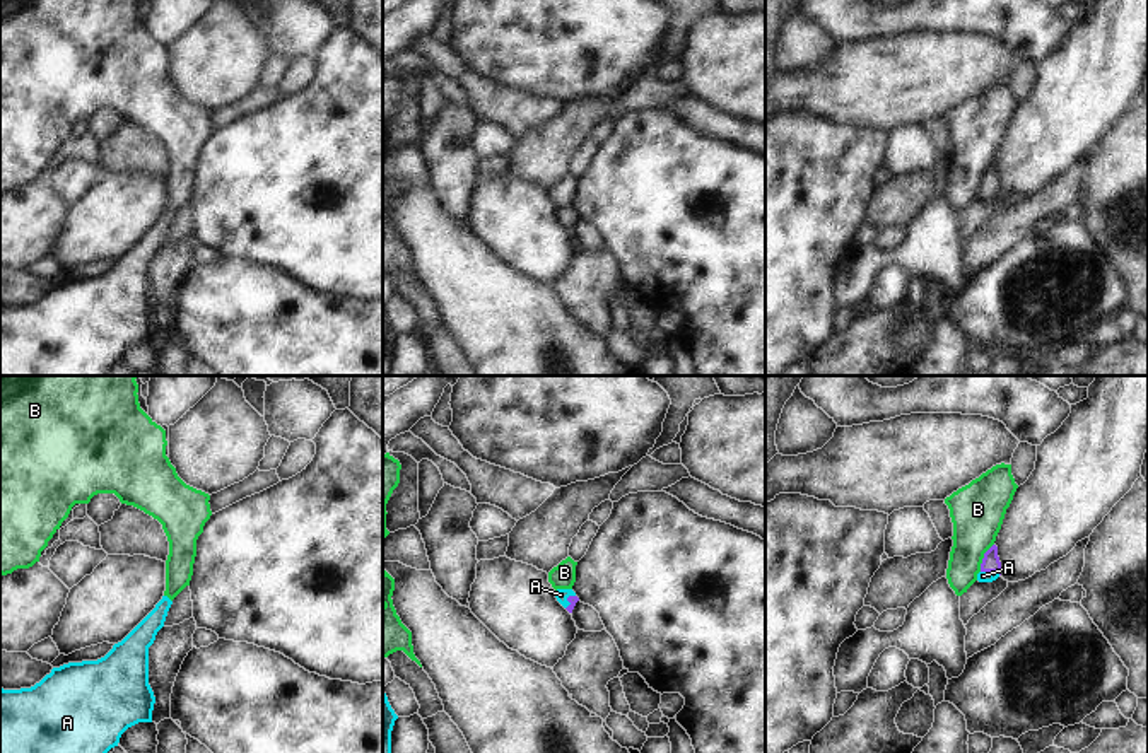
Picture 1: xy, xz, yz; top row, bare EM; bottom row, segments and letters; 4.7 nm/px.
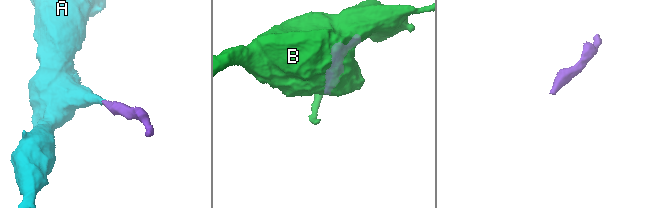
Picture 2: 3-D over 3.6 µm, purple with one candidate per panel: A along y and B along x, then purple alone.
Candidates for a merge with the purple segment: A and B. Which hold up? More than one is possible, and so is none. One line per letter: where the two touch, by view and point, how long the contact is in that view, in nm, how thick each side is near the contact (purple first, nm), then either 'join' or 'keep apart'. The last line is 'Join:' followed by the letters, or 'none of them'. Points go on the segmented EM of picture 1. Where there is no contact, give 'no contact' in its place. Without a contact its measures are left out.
A: yz (991, 571) | 100 nm | 80/50 nm | join
B: yz (984, 557) | 150 nm | 80/260 nm | keep apart
Join: A

